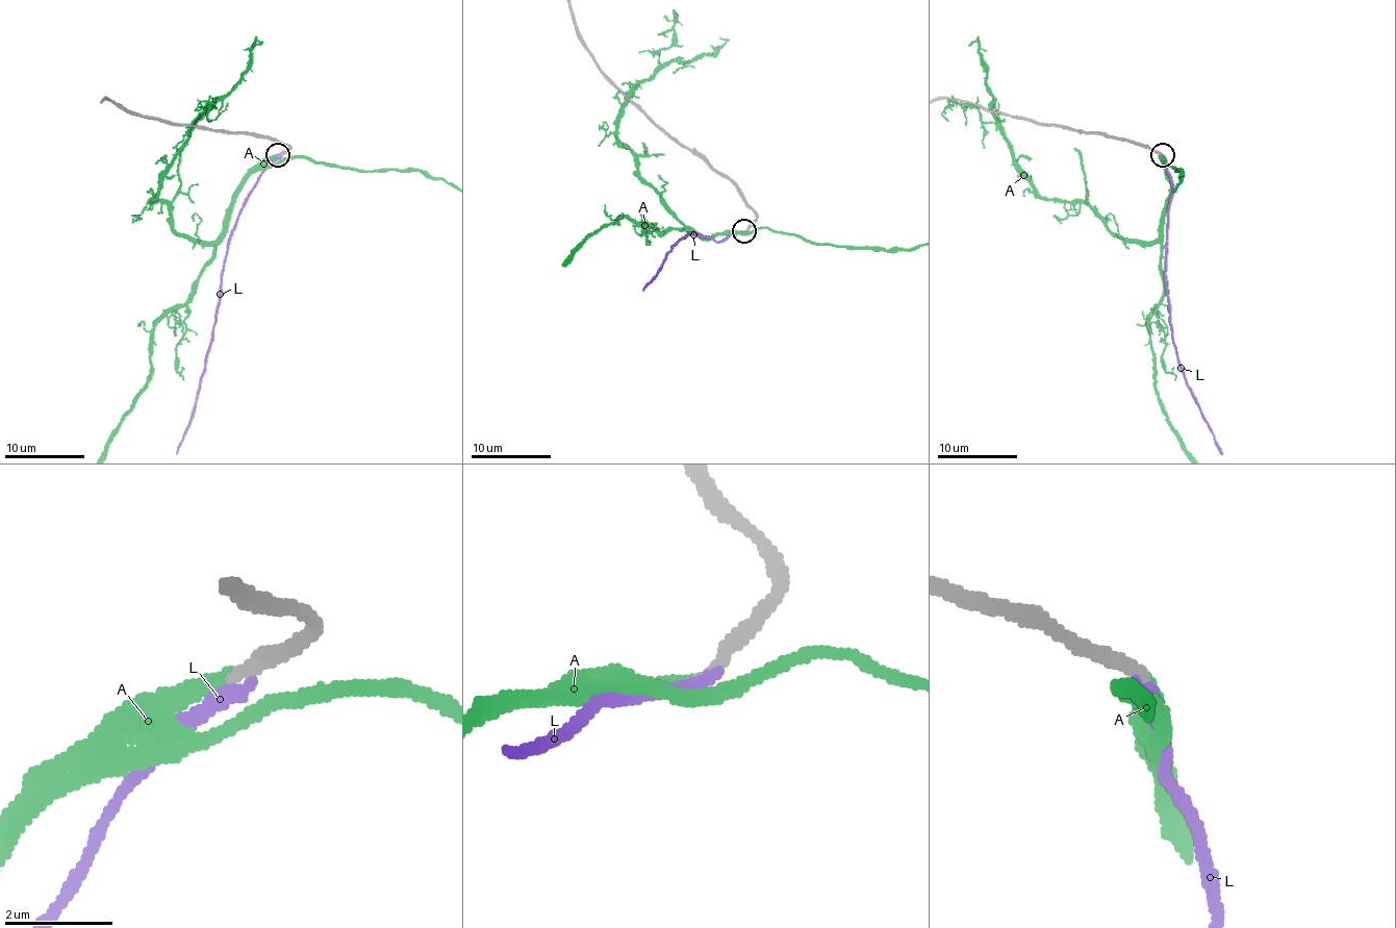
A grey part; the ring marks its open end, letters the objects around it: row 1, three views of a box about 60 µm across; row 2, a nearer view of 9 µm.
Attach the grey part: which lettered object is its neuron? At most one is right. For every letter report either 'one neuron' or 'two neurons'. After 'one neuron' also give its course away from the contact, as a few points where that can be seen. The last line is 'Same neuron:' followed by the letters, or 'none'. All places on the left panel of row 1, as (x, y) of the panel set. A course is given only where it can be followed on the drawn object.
A: one neuron
L: two neurons
Same neuron: A

